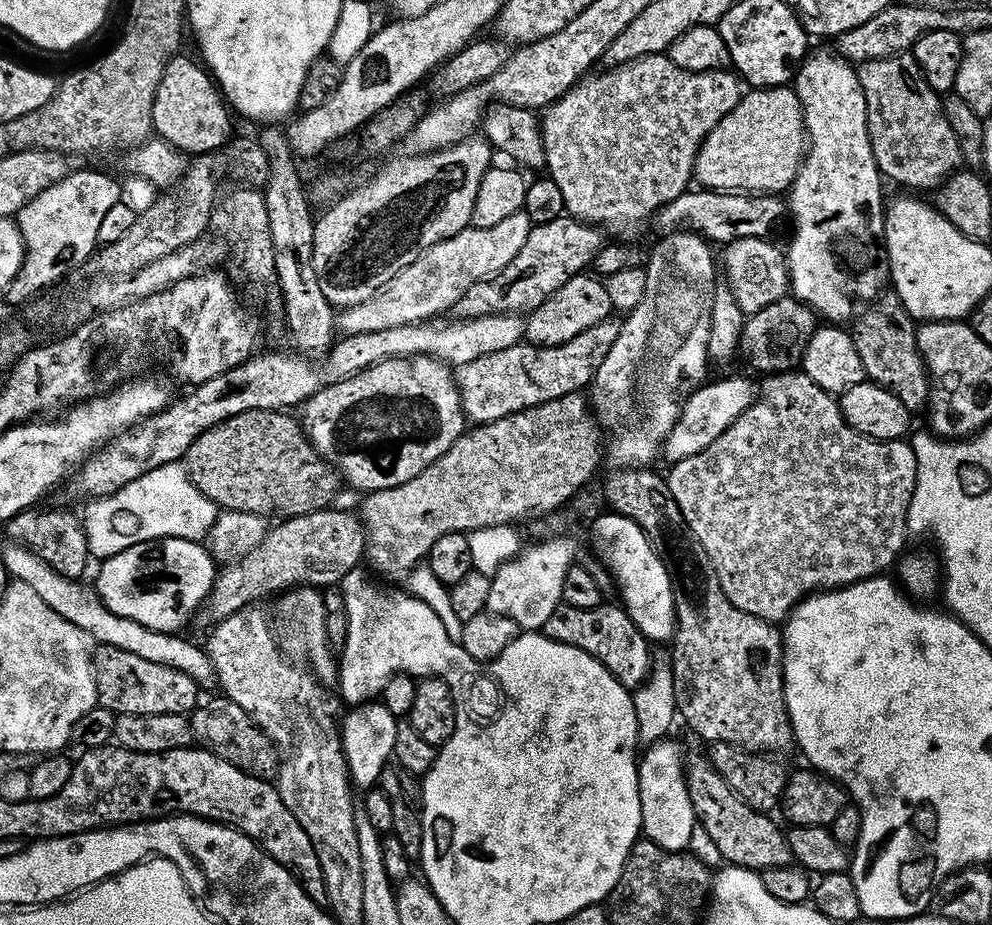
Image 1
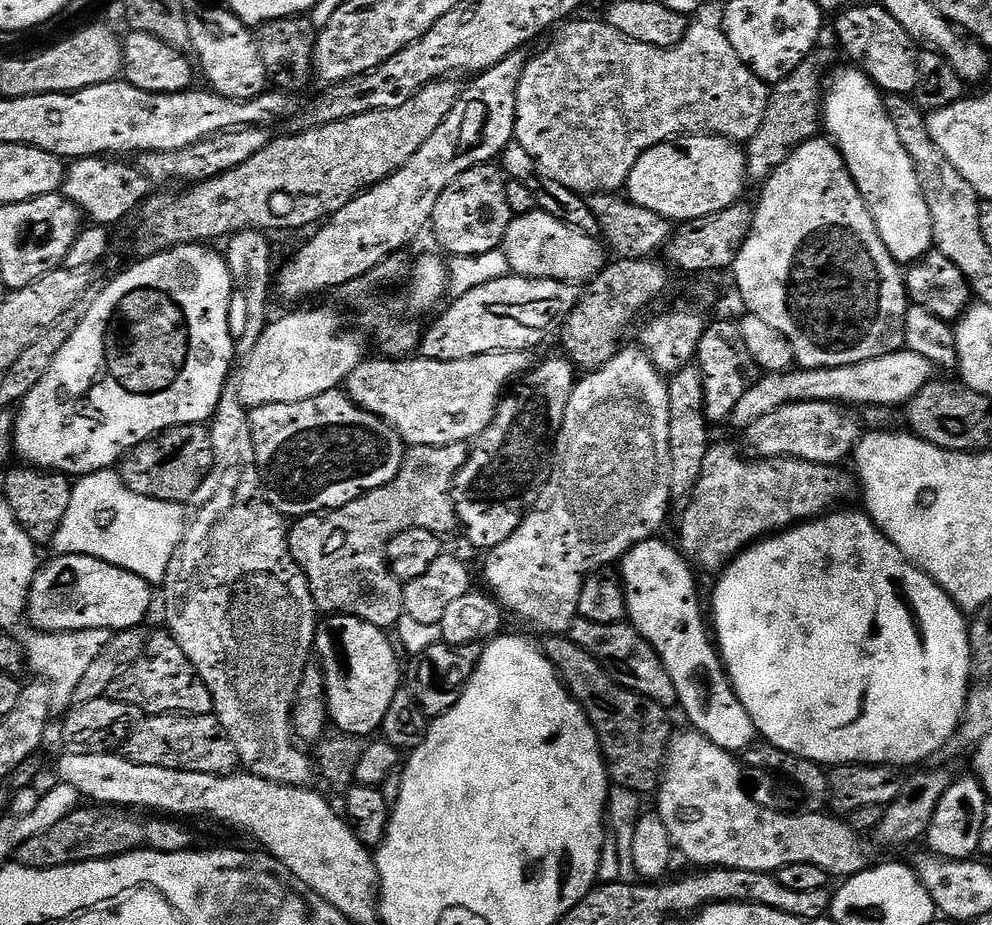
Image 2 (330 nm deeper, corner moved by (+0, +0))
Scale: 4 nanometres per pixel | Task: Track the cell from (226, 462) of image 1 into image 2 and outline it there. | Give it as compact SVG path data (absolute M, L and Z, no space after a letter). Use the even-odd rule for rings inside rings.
M179 424L129 448L118 464L120 481L134 494L184 504L201 491L210 467L209 429L204 424Z

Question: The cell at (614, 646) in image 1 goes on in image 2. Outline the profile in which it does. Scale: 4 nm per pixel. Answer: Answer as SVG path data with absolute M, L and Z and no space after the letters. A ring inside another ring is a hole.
M577 618L572 621L572 627L568 629L566 635L579 648L591 654L623 688L658 702L666 710L677 707L674 682L670 682L670 674L666 674L666 666L662 666L662 658L658 658L650 642L642 638L631 623L603 624Z

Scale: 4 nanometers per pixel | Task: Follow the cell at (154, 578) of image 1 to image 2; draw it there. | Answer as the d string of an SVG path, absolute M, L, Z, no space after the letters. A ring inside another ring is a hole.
M93 556L55 557L43 565L32 577L32 587L28 590L26 616L33 628L41 632L78 633L91 628L108 628L113 633L124 632L127 628L139 629L140 623L148 616L152 608L153 585L148 584L138 574L122 570L113 564L102 562Z

